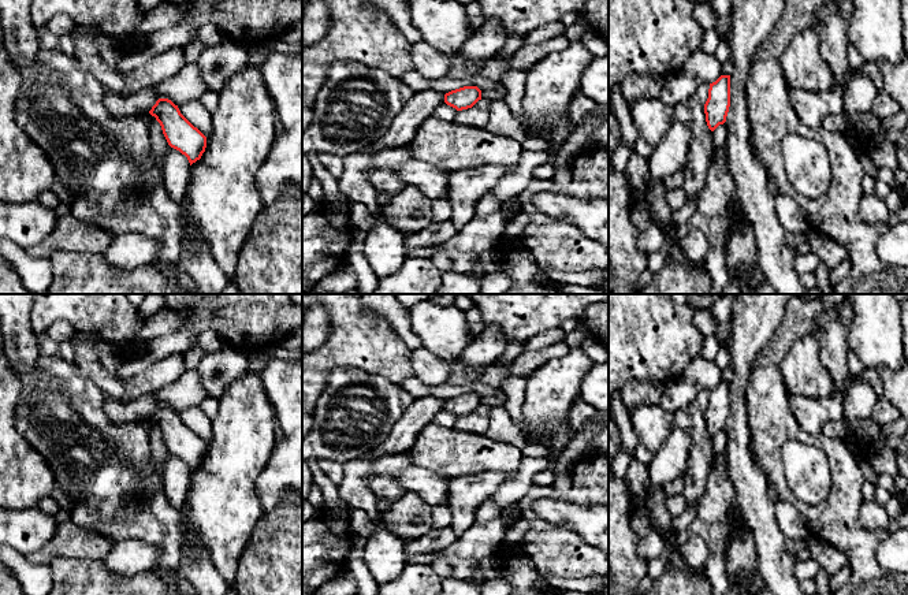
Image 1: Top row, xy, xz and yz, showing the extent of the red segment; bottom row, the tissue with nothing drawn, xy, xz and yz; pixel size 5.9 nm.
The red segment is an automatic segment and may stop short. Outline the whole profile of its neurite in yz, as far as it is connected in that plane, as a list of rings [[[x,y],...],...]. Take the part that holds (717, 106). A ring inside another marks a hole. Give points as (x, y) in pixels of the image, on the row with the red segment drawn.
[[[721,75],[710,83],[708,98],[704,104],[706,122],[711,131],[726,122],[730,107],[730,75]]]

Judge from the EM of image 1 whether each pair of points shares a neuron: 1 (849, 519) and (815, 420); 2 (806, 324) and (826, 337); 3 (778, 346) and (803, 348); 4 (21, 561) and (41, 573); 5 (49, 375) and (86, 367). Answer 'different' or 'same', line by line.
1: different
2: different
3: different
4: same
5: different

